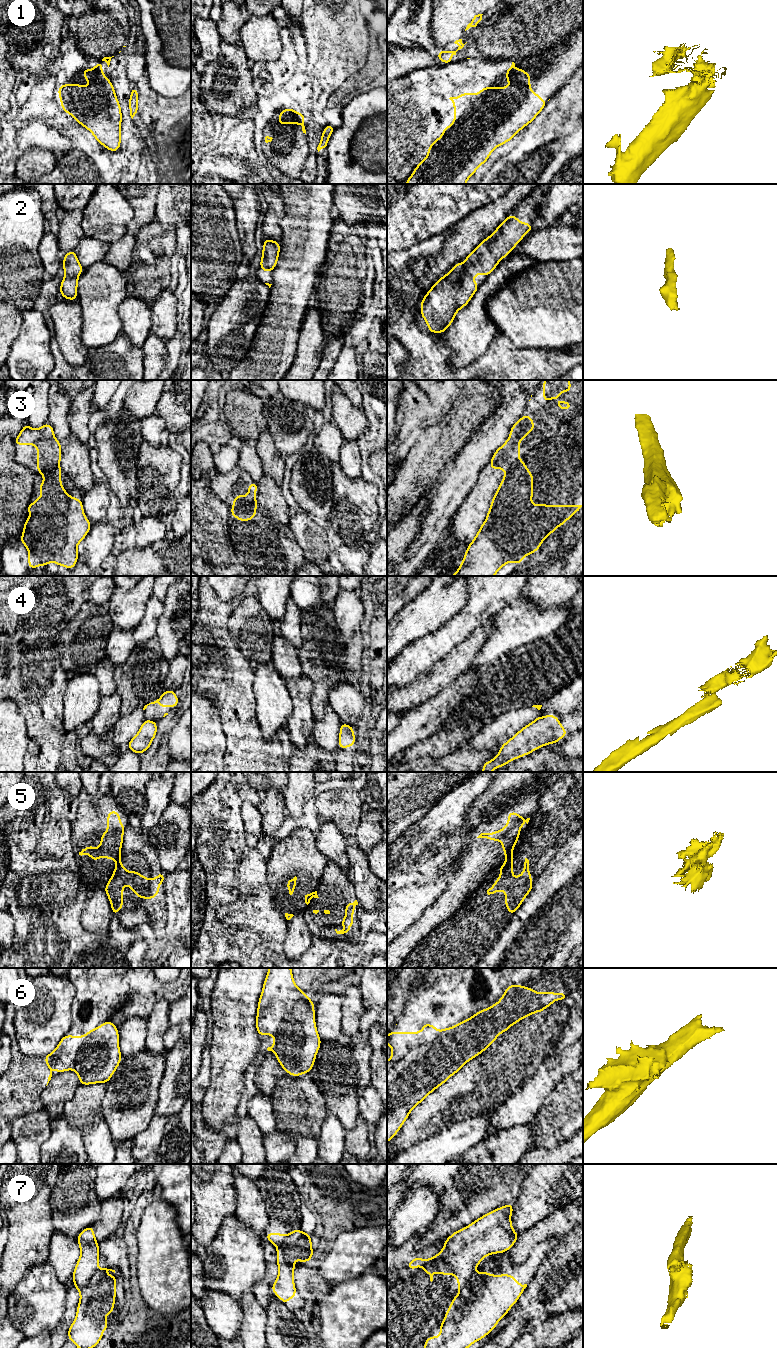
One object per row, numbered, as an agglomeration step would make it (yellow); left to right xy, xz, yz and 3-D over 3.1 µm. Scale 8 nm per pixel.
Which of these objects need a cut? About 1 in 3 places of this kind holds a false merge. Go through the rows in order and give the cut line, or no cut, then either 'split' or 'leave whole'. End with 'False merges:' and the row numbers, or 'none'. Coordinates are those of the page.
1: xz (293, 111), (293, 114), (301, 124) | split
2: no cut | leave whole
3: xz (255, 498), (243, 505), (233, 507) | split
4: yz (539, 716), (537, 719) | split
5: xy (119, 856), (116, 862) | split
6: no cut | leave whole
7: xy (97, 1268), (89, 1284), (80, 1293) | split
False merges: 1, 3, 4, 5, 7

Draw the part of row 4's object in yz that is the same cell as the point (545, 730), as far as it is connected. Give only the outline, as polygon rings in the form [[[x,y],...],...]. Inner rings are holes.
[[[555,715],[539,717],[500,746],[498,755],[484,763],[482,772],[491,772],[505,766],[510,761],[528,755],[545,745],[557,743],[566,735],[567,730],[562,727]]]

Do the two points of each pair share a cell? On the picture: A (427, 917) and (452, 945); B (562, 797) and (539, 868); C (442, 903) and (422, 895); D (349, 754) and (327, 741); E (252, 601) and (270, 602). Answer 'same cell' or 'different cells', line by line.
A: different cells
B: same cell
C: different cells
D: different cells
E: different cells

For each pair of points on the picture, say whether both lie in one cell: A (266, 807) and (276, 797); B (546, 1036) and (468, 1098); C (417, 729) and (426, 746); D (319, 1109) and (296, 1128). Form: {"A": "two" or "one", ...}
{"A": "one", "B": "one", "C": "two", "D": "one"}

